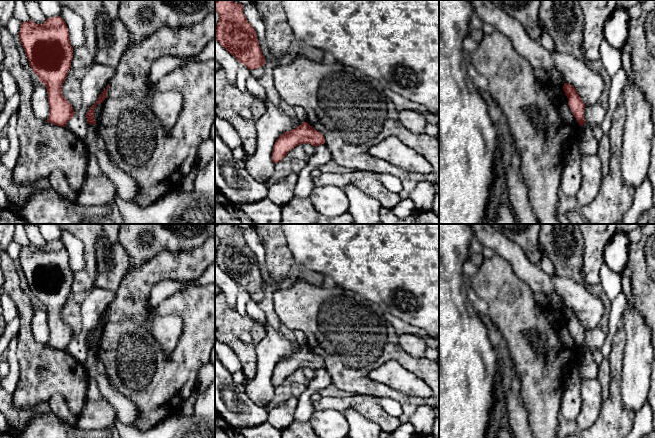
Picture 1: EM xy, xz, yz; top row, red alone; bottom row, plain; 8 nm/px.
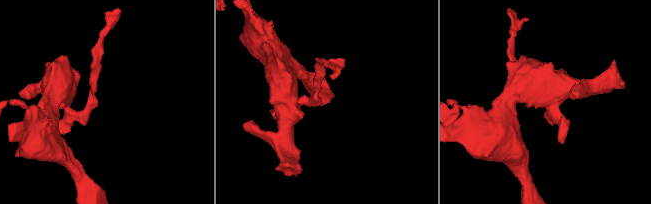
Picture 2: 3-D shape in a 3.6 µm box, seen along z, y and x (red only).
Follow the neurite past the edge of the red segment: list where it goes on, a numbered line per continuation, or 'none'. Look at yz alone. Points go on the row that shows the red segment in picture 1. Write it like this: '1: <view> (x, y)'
none

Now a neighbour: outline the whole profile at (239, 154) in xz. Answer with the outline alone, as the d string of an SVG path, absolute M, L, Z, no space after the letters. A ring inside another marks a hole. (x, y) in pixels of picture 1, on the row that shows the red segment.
M242 146L233 149L233 150L232 150L232 153L233 153L234 159L235 159L236 161L240 162L240 163L241 163L241 162L245 159L245 157L246 157L246 153L245 153L245 151L244 151L244 149L243 149Z

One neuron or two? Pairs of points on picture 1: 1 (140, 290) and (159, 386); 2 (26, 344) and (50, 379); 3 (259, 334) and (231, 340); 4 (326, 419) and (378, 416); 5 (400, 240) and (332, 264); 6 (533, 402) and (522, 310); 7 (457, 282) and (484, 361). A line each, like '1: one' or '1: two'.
1: two
2: one
3: one
4: two
5: one
6: one
7: one

